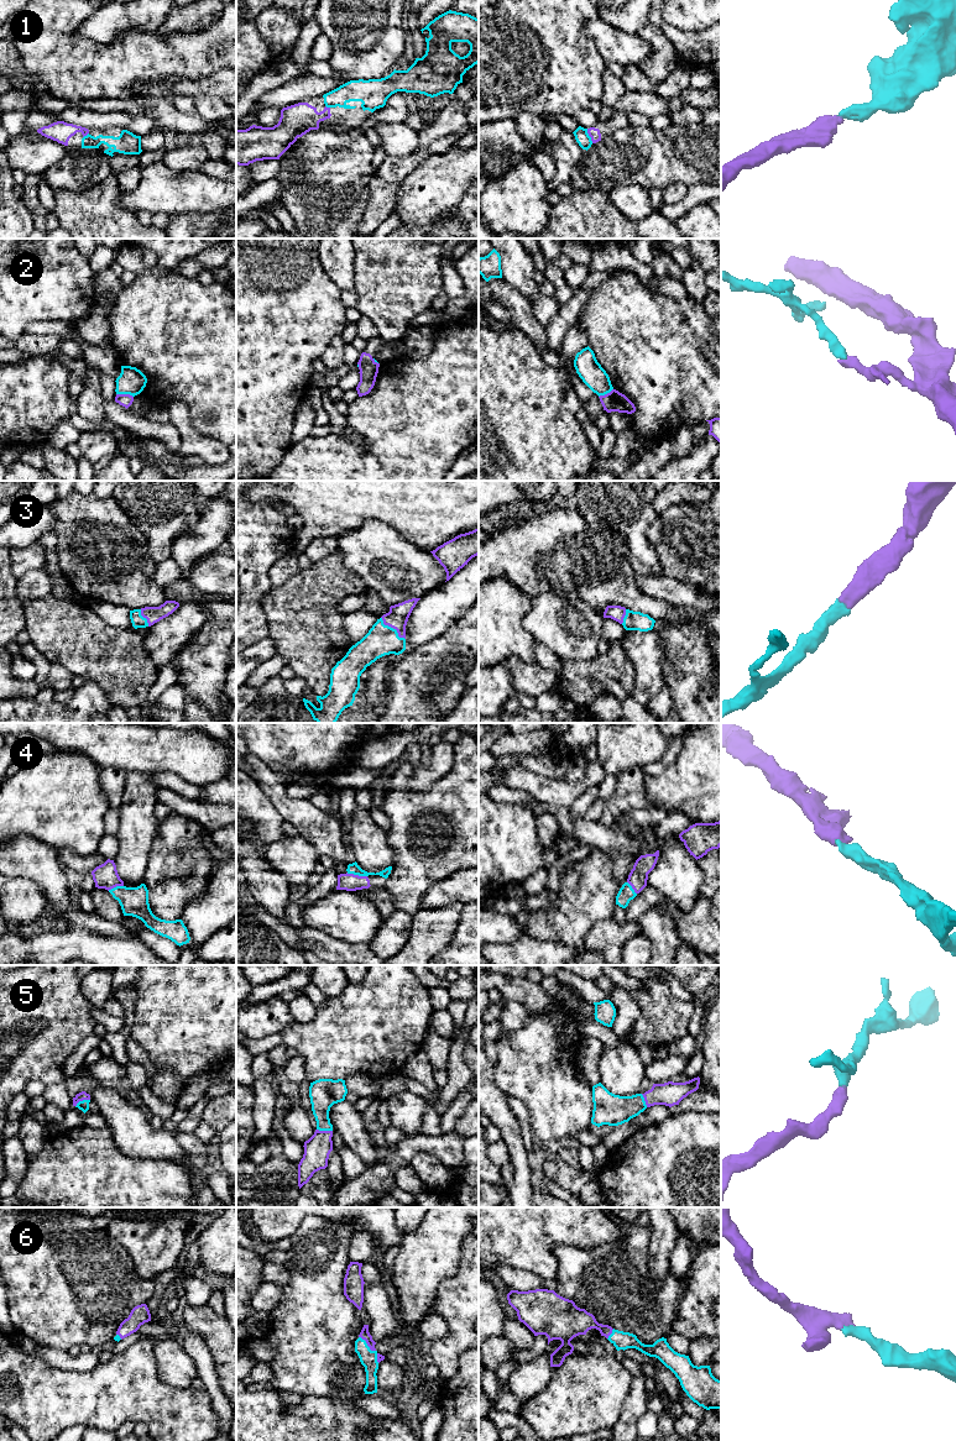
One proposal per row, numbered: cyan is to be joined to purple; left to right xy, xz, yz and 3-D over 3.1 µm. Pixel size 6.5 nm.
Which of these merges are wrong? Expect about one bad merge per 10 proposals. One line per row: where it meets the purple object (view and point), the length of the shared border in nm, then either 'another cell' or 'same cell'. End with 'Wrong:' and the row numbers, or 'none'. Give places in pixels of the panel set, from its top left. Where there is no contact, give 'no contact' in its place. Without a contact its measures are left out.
1: meets purple in yz at (590, 136); contact 100 nm long; same cell
2: meets purple in xy at (125, 394); contact 110 nm long; another cell
3: meets purple in xz at (392, 627); contact 220 nm long; same cell
4: meets purple in xz at (356, 875); contact 140 nm long; same cell
5: meets purple in xy at (82, 1100); contact 110 nm long; same cell
6: meets purple in xz at (367, 1345); contact 150 nm long; same cell
Wrong: 2

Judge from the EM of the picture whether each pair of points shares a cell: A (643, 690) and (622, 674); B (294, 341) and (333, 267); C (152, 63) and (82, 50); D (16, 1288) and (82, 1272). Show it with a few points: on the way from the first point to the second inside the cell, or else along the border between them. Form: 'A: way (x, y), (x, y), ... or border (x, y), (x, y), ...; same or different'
A: border (627, 654), (635, 674), (632, 696); different
B: border (317, 251), (317, 257), (324, 273), (341, 291); different
C: way (135, 62), (99, 62); same
D: way (32, 1288), (61, 1288), (66, 1283); same

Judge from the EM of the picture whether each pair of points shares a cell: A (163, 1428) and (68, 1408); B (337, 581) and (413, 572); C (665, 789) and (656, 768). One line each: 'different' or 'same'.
A: same
B: different
C: different

